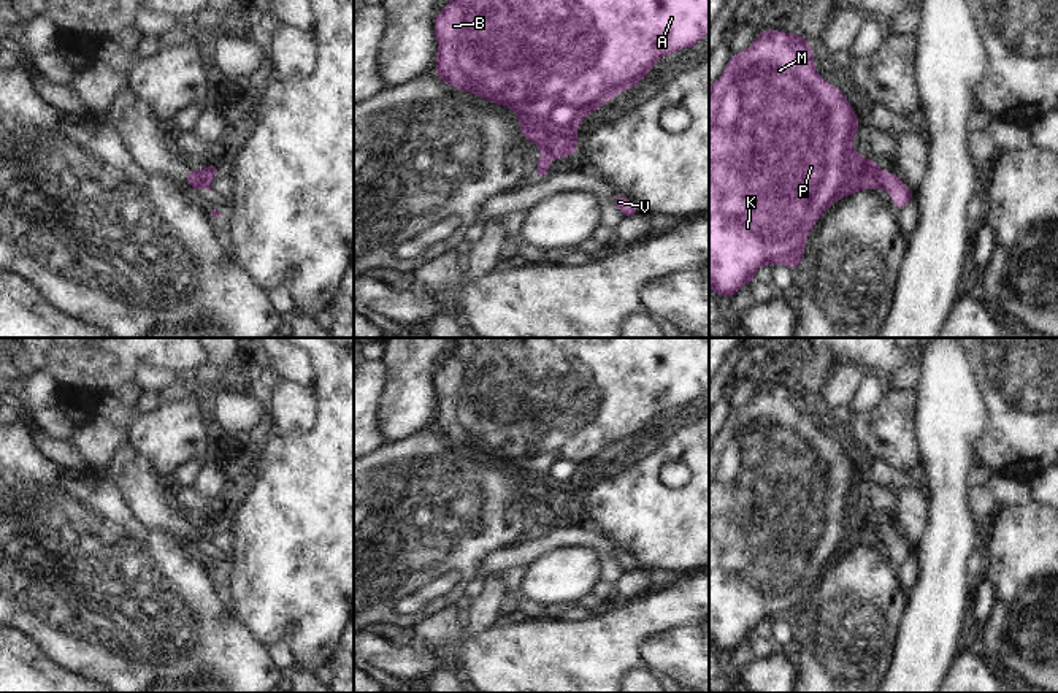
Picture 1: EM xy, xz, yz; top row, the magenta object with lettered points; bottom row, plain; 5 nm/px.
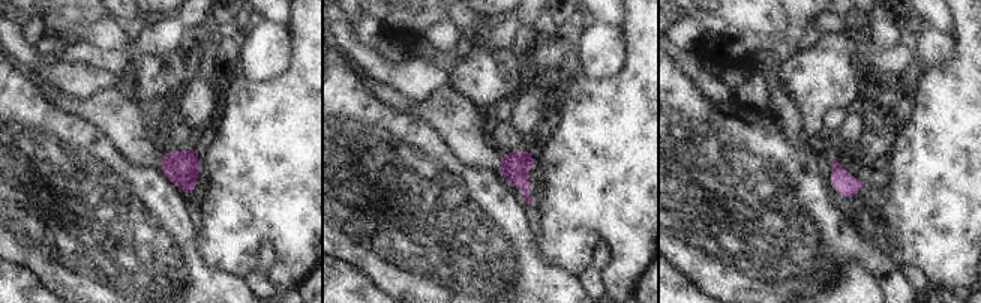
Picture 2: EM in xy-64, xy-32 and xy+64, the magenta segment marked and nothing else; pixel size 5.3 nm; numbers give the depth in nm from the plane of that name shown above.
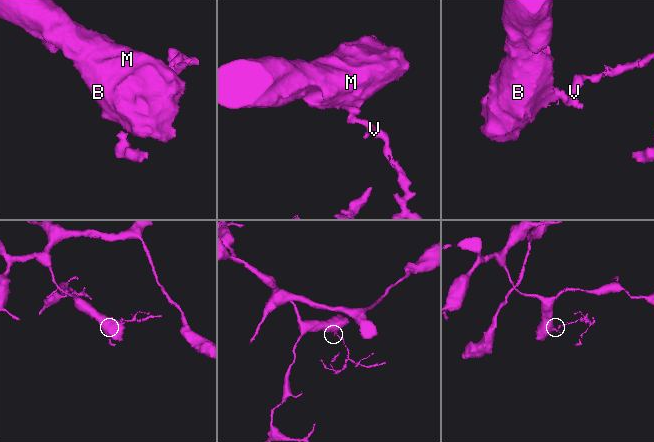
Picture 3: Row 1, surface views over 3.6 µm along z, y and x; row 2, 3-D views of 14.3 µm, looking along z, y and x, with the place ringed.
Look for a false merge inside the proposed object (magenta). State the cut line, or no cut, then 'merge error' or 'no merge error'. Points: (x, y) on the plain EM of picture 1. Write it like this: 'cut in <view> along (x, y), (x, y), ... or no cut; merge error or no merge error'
cut in yz along (885, 528), (881, 541); merge error

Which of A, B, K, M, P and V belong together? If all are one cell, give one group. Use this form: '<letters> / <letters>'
A B K M P / V

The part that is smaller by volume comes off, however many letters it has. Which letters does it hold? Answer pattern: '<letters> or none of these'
V

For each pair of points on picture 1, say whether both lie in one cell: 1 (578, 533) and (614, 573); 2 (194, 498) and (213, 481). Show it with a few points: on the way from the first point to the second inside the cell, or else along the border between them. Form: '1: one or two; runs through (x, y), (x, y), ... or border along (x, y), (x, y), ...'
1: one; runs through (589, 536), (608, 555), (609, 562)
2: one; runs through (199, 493), (208, 484)

